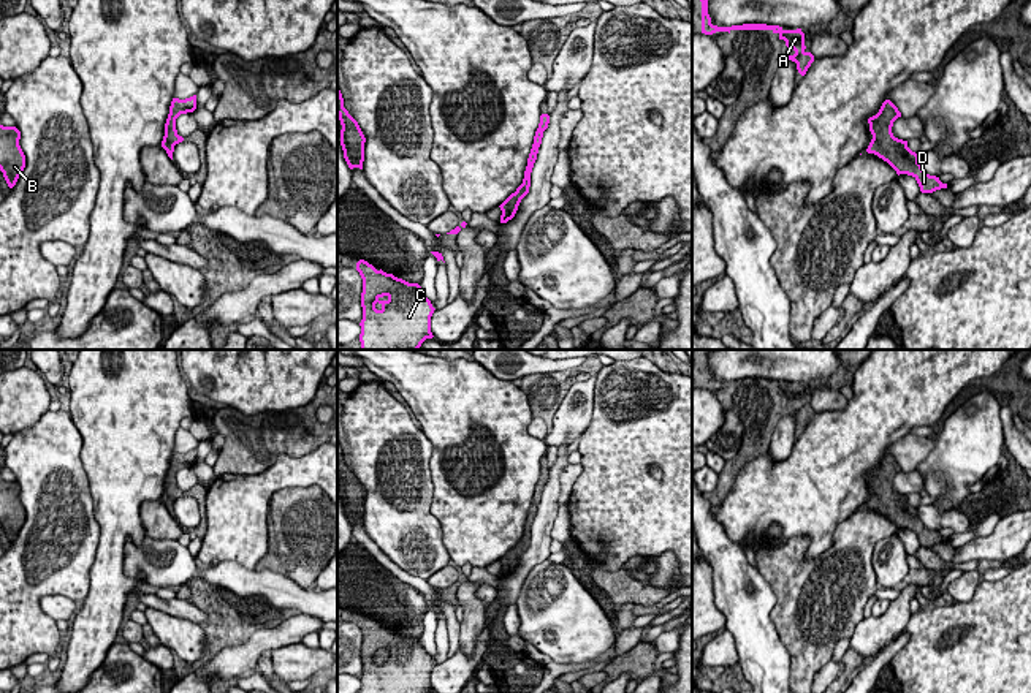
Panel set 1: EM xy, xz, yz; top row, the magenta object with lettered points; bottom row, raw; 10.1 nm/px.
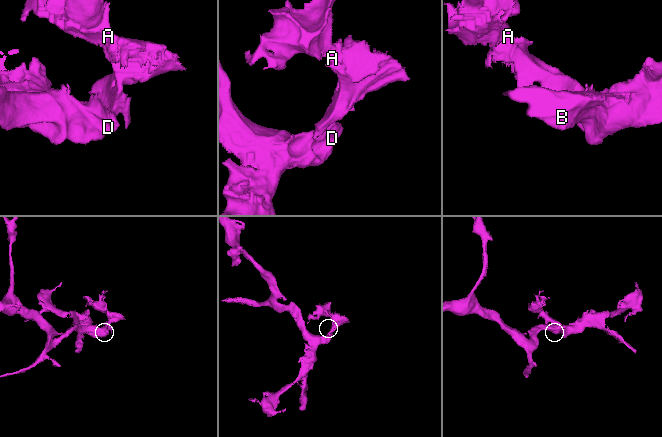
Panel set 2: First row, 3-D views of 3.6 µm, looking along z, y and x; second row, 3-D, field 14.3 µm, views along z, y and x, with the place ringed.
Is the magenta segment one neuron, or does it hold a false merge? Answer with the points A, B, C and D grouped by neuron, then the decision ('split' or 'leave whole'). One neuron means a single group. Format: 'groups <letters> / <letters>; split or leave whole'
groups A B C D; leave whole

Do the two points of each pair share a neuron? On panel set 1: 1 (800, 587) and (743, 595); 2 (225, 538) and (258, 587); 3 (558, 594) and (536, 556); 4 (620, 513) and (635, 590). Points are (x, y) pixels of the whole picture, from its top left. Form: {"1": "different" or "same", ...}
{"1": "different", "2": "different", "3": "different", "4": "different"}

